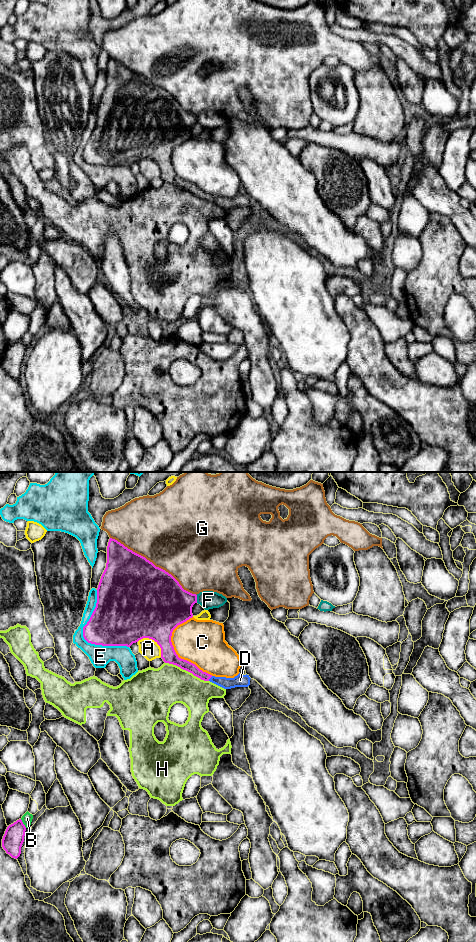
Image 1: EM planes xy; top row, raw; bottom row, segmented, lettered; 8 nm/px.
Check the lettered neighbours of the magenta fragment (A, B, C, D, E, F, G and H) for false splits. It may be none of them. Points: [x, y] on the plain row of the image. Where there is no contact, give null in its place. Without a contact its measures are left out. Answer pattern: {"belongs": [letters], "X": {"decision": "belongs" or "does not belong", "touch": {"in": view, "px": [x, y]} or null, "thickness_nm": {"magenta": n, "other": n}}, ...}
{"belongs": ["D"], "A": {"decision": "does not belong", "touch": {"in": "xy", "px": [153, 159]}, "thickness_nm": {"magenta": 480, "other": 150}}, "B": {"decision": "does not belong", "touch": {"in": "xy", "px": [22, 343]}, "thickness_nm": {"magenta": 170, "other": 80}}, "C": {"decision": "does not belong", "touch": {"in": "xy", "px": [174, 171]}, "thickness_nm": {"magenta": 260, "other": 360}}, "D": {"decision": "belongs", "touch": {"in": "xy", "px": [210, 197]}, "thickness_nm": {"magenta": 80, "other": 100}}, "E": {"decision": "does not belong", "touch": {"in": "xy", "px": [83, 156]}, "thickness_nm": {"magenta": 360, "other": 170}}, "F": {"decision": "does not belong", "touch": {"in": "xy", "px": [196, 119]}, "thickness_nm": {"magenta": 380, "other": 140}}, "G": {"decision": "does not belong", "touch": {"in": "xy", "px": [153, 84]}, "thickness_nm": {"magenta": 500, "other": 500}}, "H": {"decision": "does not belong", "touch": {"in": "xy", "px": [187, 190]}, "thickness_nm": {"magenta": 120, "other": 320}}}

